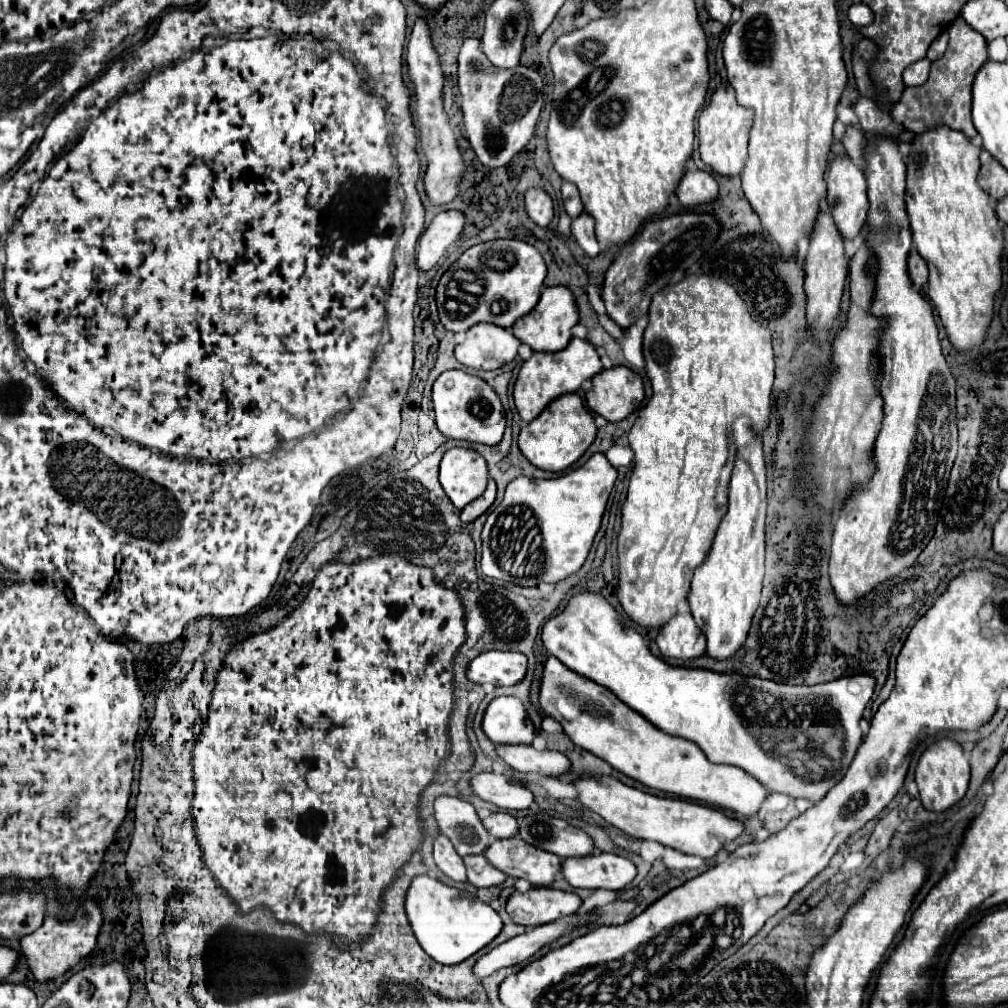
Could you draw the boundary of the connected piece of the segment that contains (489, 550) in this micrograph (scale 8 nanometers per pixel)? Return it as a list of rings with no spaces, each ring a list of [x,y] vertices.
[[[593,454],[581,468],[551,480],[515,478],[507,490],[503,502],[493,508],[481,532],[481,570],[485,576],[495,580],[513,582],[519,586],[535,586],[537,582],[559,582],[569,574],[577,572],[593,544],[593,538],[601,526],[611,488],[617,480],[617,470],[607,462],[605,454]]]

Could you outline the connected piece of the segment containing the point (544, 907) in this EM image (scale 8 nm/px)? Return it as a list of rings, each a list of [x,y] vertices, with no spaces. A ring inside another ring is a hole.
[[[549,886],[531,888],[529,892],[513,892],[507,898],[505,910],[515,924],[525,928],[535,928],[569,916],[581,904],[581,898],[575,892],[563,892]]]

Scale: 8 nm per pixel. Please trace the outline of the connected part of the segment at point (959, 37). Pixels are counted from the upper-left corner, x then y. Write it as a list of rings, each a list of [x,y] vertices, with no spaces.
[[[961,16],[955,18],[955,22],[951,22],[947,32],[949,32],[947,52],[943,54],[943,58],[931,64],[929,78],[923,86],[903,88],[903,98],[899,98],[895,106],[891,106],[891,118],[899,124],[905,124],[905,128],[911,130],[913,134],[923,134],[925,130],[943,124],[973,138],[977,130],[971,122],[971,84],[977,70],[989,58],[987,48],[985,48],[987,42],[977,30],[967,26],[967,22],[963,22]]]

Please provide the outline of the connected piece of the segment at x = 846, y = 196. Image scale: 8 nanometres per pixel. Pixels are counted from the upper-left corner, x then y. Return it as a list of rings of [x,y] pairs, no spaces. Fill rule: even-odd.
[[[837,156],[831,160],[827,170],[827,204],[831,204],[831,216],[843,240],[855,240],[867,222],[867,180],[863,172],[851,162],[849,156]]]

